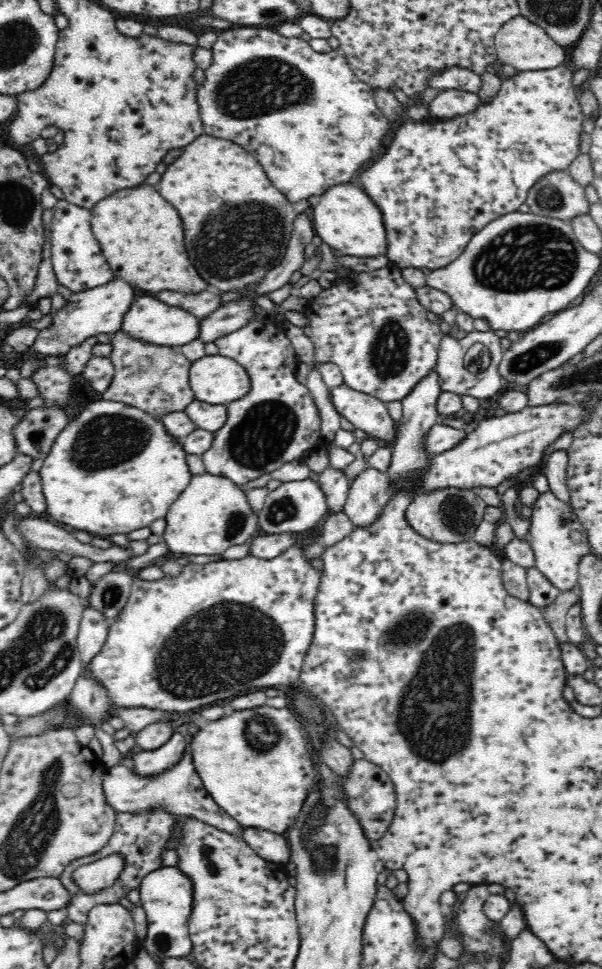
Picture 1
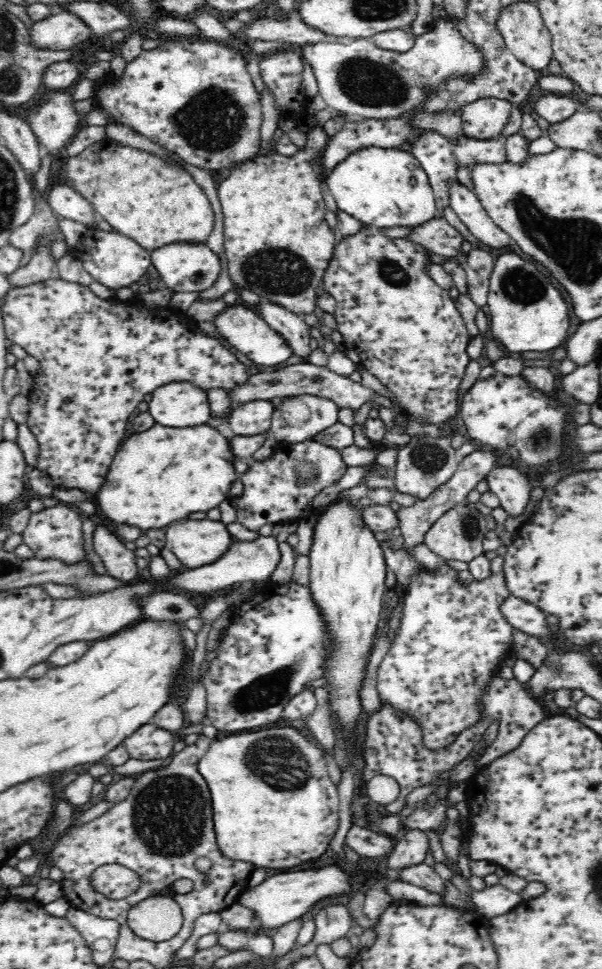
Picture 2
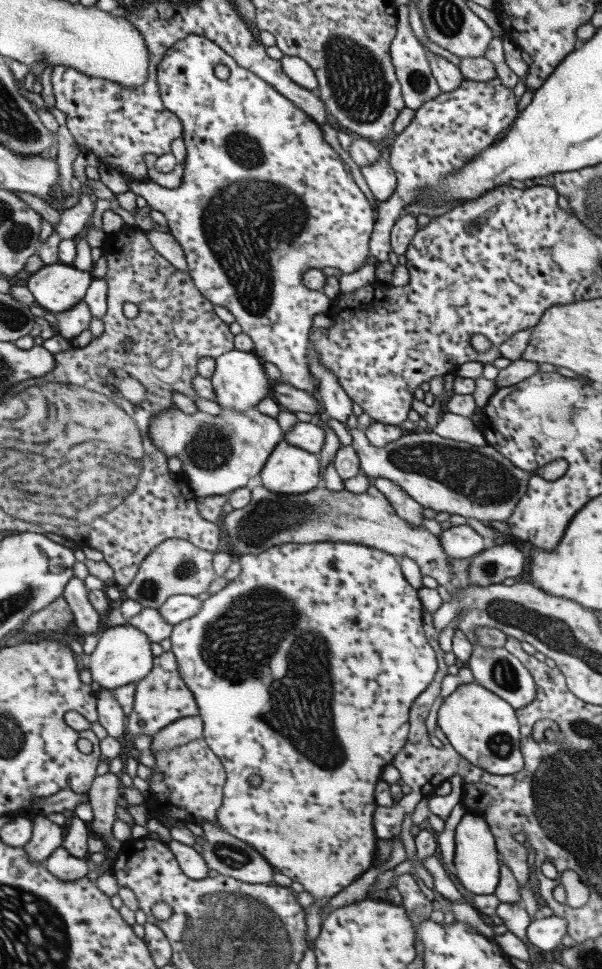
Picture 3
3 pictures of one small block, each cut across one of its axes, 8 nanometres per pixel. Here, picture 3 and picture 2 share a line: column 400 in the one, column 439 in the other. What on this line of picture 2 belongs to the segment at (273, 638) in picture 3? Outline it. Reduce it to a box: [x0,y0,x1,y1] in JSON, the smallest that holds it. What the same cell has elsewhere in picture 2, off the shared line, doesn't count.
[376,562,513,750]

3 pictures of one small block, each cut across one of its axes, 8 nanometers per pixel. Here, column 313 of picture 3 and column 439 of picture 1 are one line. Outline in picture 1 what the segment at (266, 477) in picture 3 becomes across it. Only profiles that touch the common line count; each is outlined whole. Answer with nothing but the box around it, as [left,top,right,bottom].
[422,401,585,493]

